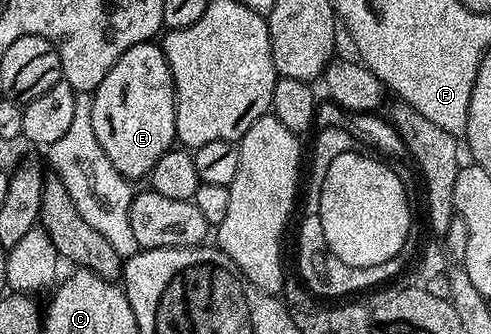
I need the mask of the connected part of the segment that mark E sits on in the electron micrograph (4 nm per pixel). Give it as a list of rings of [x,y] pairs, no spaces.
[[[145,41],[136,47],[128,47],[124,55],[104,75],[104,83],[93,92],[92,103],[92,131],[96,131],[96,139],[100,139],[100,147],[104,147],[104,155],[112,159],[112,167],[120,171],[127,179],[134,177],[145,178],[152,171],[152,167],[160,159],[160,155],[167,153],[175,144],[176,138],[176,103],[174,102],[174,80],[162,54],[161,44]]]

